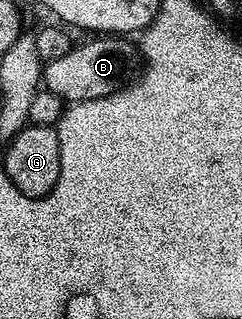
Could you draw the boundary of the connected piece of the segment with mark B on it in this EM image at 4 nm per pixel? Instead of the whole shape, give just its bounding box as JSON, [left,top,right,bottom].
[43,34,139,104]

